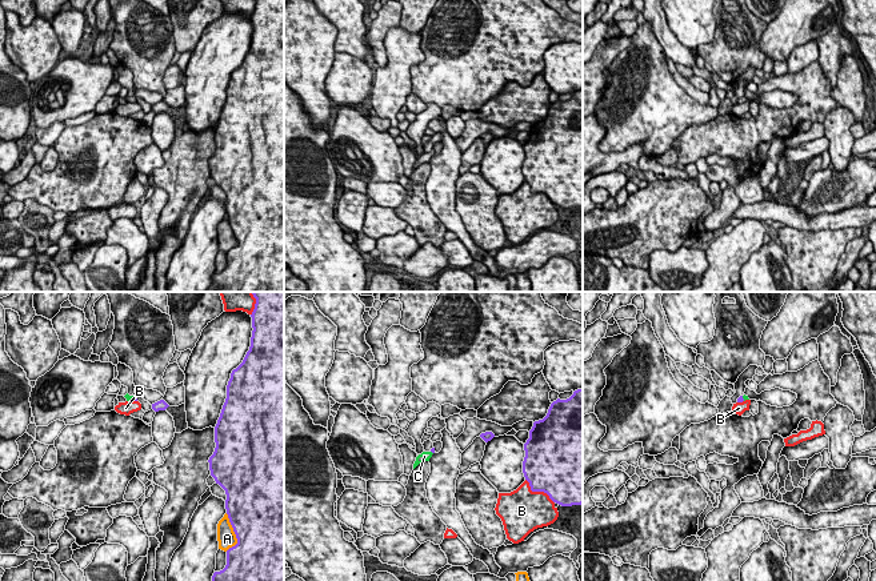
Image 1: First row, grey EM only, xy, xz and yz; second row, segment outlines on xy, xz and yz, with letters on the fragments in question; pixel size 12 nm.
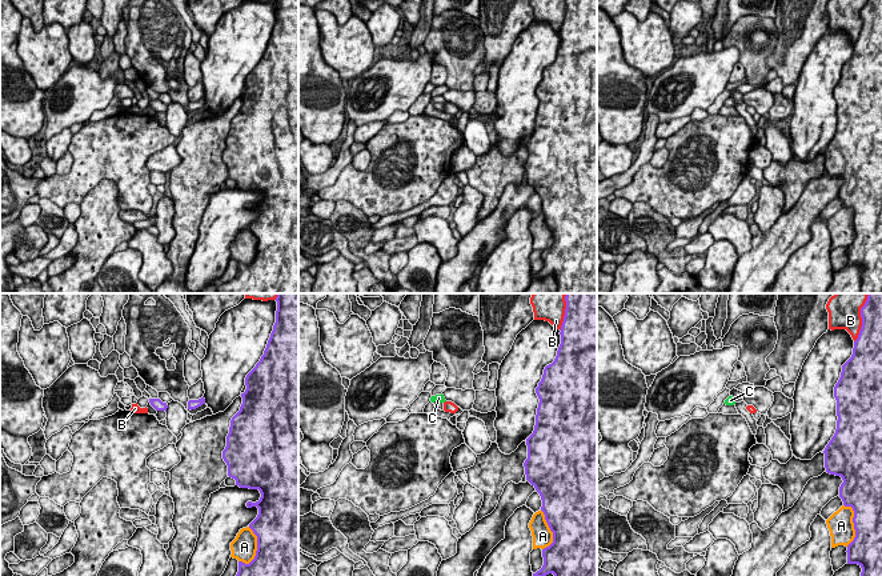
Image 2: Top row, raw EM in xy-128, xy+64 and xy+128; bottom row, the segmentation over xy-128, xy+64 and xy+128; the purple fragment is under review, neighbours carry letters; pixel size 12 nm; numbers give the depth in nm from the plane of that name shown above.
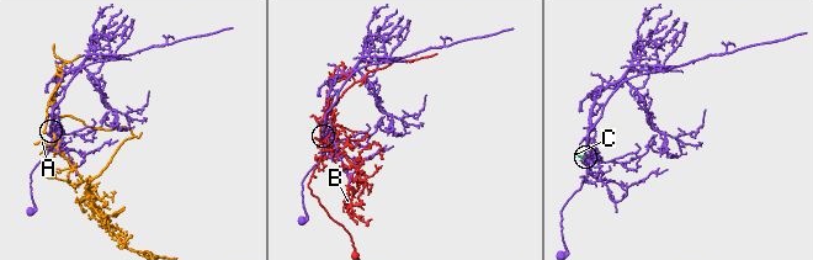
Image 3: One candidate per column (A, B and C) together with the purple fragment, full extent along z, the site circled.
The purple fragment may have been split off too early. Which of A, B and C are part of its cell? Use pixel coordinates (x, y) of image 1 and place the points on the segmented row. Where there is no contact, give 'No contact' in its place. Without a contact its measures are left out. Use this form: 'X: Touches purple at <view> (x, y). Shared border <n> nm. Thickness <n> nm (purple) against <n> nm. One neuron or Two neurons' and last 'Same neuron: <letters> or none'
A: Touches purple at xy (235, 533). Shared border 460 nm. Thickness 500 nm (purple) against 220 nm. Two neurons
B: Touches purple at xz (538, 491). Shared border 460 nm. Thickness 480 nm (purple) against 460 nm. Two neurons
C: Touches purple at xy (132, 399). Shared border 70 nm. Thickness 60 nm (purple) against 70 nm. One neuron
Same neuron: C

